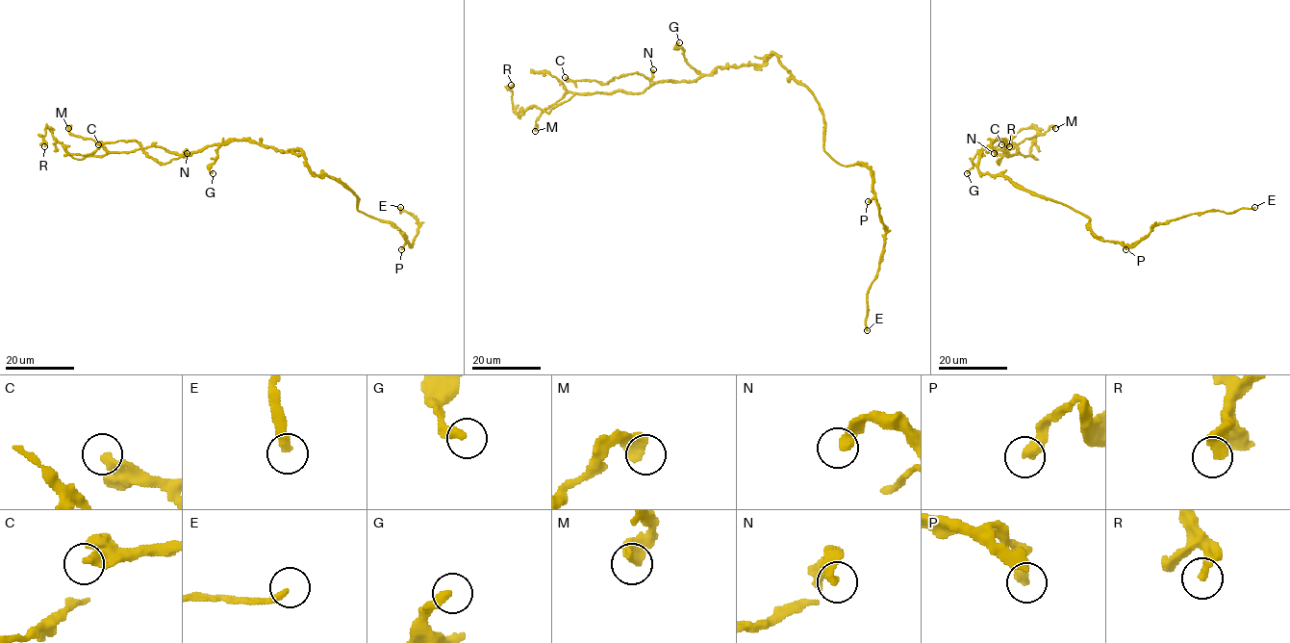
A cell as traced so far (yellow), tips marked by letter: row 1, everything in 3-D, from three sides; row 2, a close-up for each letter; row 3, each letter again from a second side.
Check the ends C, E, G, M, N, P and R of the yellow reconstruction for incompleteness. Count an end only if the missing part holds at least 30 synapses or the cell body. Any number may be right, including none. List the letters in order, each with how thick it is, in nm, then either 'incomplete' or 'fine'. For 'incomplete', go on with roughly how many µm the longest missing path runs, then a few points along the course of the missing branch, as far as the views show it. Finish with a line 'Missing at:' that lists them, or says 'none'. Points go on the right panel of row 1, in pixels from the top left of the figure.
C: 320 nm thick; fine
E: 240 nm thick; incomplete; about 200 µm are missing
G: 340 nm thick; fine
M: 380 nm thick; fine
N: 340 nm thick; fine
P: 360 nm thick; fine
R: 400 nm thick; fine
Missing at: E

